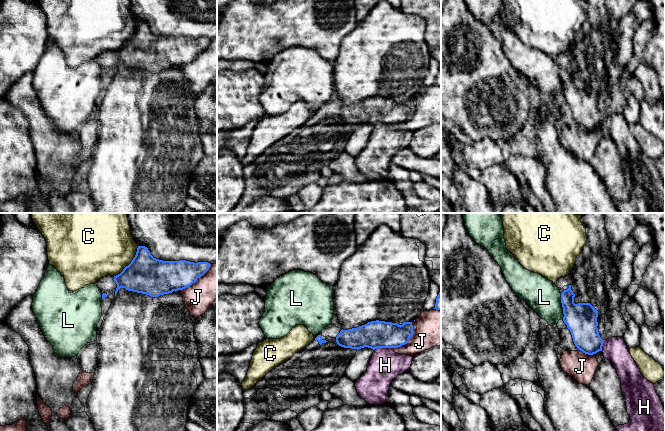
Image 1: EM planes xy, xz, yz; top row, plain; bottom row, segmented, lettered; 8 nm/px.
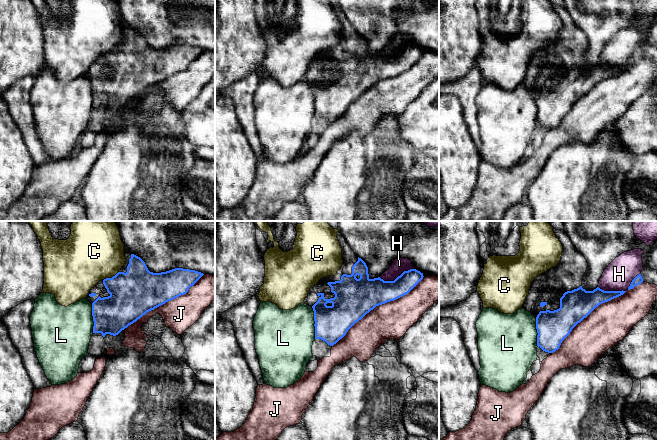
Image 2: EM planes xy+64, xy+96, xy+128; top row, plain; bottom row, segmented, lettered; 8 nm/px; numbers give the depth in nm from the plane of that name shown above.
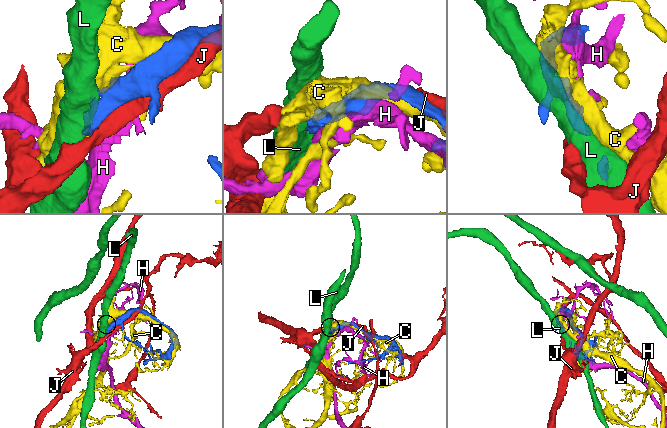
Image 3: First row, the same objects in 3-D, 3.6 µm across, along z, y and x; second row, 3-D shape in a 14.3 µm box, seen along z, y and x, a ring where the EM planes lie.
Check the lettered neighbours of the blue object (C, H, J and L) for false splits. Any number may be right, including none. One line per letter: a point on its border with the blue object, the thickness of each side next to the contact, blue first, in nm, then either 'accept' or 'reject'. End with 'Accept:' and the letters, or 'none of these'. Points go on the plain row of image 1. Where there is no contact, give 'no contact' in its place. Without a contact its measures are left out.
C: xy (131, 38) | 300/420 nm | reject
H: xz (383, 123) | 220/260 nm | reject
J: xy (196, 56) | 260/240 nm | reject
L: yz (562, 82) | 260/260 nm | reject
Accept: none of these

